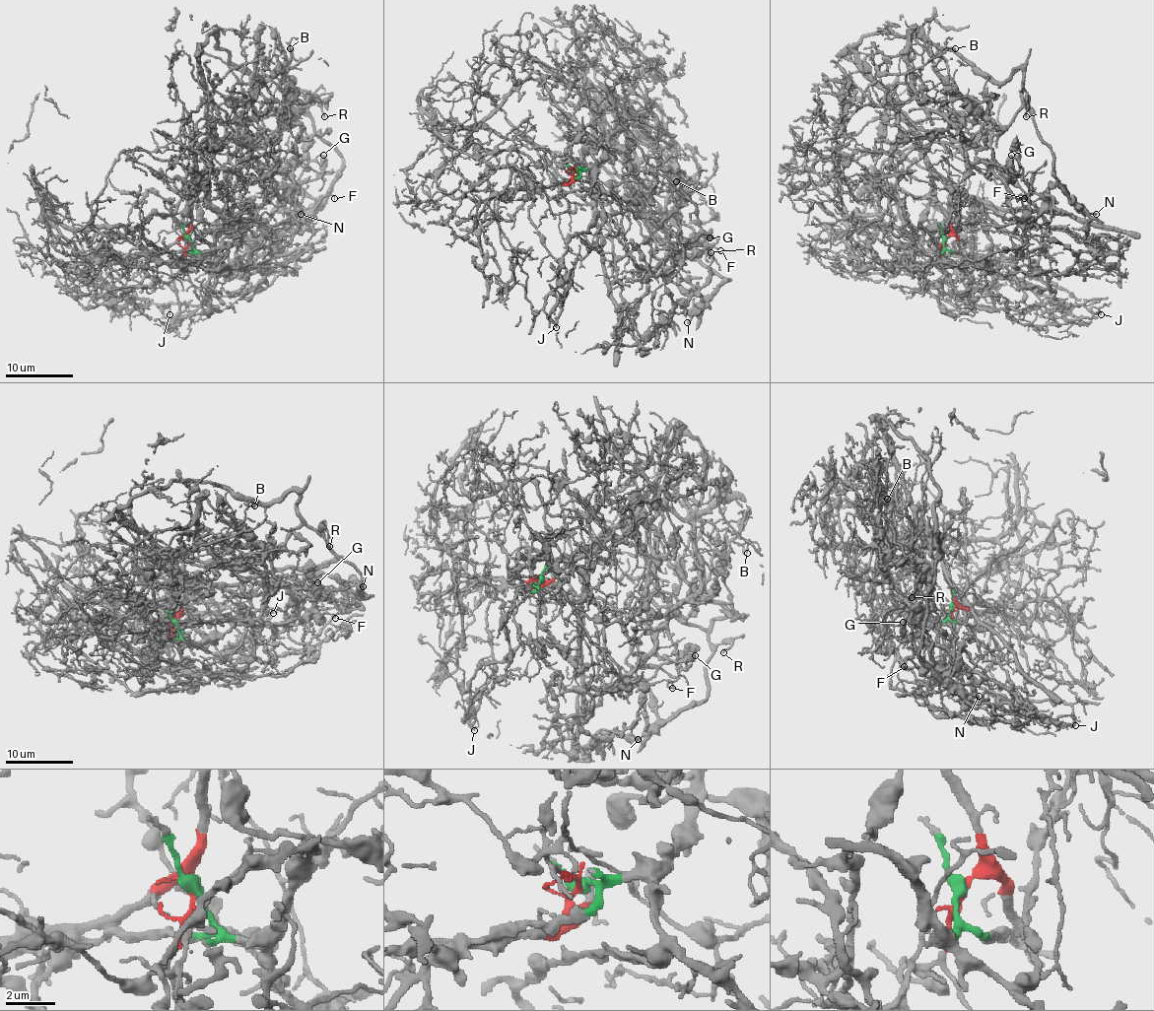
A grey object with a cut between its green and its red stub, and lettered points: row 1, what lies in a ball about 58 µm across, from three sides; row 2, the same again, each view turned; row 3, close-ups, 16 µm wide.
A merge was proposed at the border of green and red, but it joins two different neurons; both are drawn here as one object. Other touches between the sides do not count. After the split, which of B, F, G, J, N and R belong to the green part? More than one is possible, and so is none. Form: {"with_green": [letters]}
{"with_green": ["J"]}

